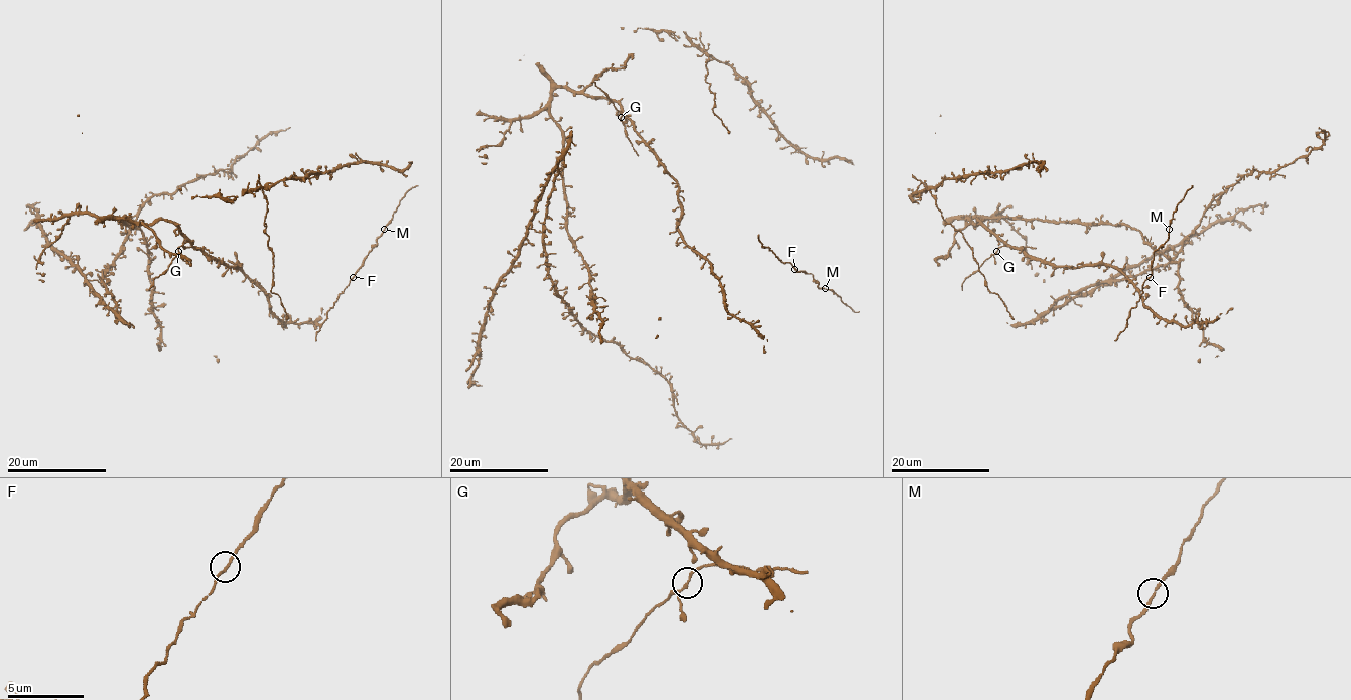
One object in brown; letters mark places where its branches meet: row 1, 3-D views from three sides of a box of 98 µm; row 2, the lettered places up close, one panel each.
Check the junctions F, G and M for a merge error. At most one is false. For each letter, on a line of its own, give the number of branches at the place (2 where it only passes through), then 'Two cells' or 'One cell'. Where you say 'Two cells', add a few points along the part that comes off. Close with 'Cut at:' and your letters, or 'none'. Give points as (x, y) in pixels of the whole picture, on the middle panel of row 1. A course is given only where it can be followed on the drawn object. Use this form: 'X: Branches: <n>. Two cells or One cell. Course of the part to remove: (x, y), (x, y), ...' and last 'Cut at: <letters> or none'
F: Branches: 2. One cell
G: Branches: 3. One cell
M: Branches: 2. One cell
Cut at: none

